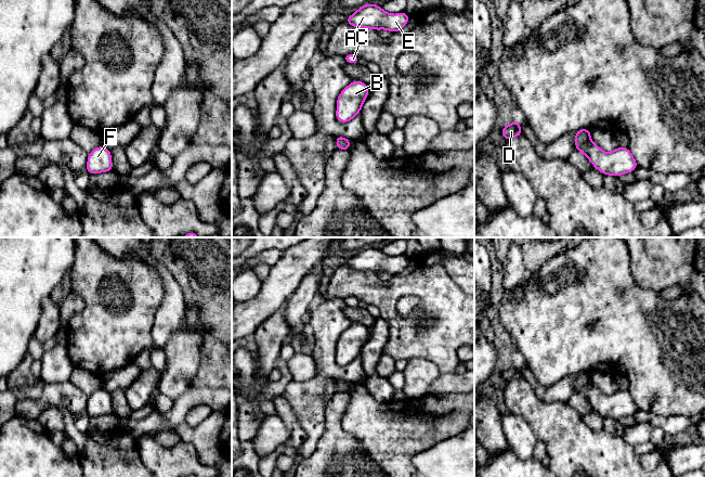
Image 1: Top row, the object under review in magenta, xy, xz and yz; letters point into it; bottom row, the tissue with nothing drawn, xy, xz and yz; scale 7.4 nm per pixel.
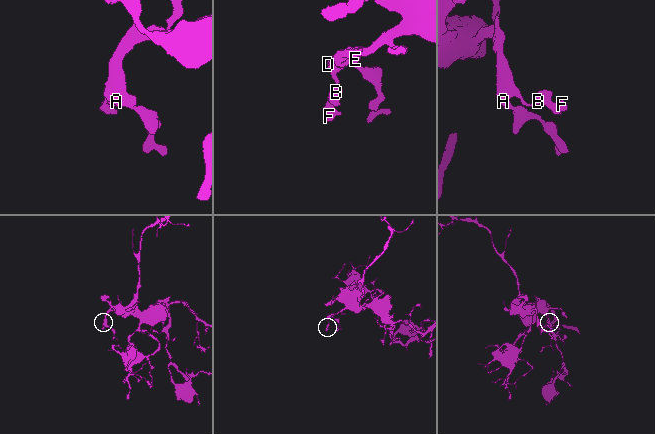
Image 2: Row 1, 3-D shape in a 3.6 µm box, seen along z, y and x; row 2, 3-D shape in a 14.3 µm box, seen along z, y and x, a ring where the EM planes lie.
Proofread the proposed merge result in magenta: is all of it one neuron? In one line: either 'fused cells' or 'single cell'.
single cell

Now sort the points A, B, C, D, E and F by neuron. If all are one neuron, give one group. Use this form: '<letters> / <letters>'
A B C D E F

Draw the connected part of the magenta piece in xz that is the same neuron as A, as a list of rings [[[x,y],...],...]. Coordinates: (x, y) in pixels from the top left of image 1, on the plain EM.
[[[369,246],[358,250],[345,265],[357,271],[388,272],[396,275],[406,269],[409,261],[406,255],[390,257],[375,246]]]

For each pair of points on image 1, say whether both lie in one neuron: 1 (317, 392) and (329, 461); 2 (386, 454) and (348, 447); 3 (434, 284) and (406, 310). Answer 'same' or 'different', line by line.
1: different
2: different
3: different

